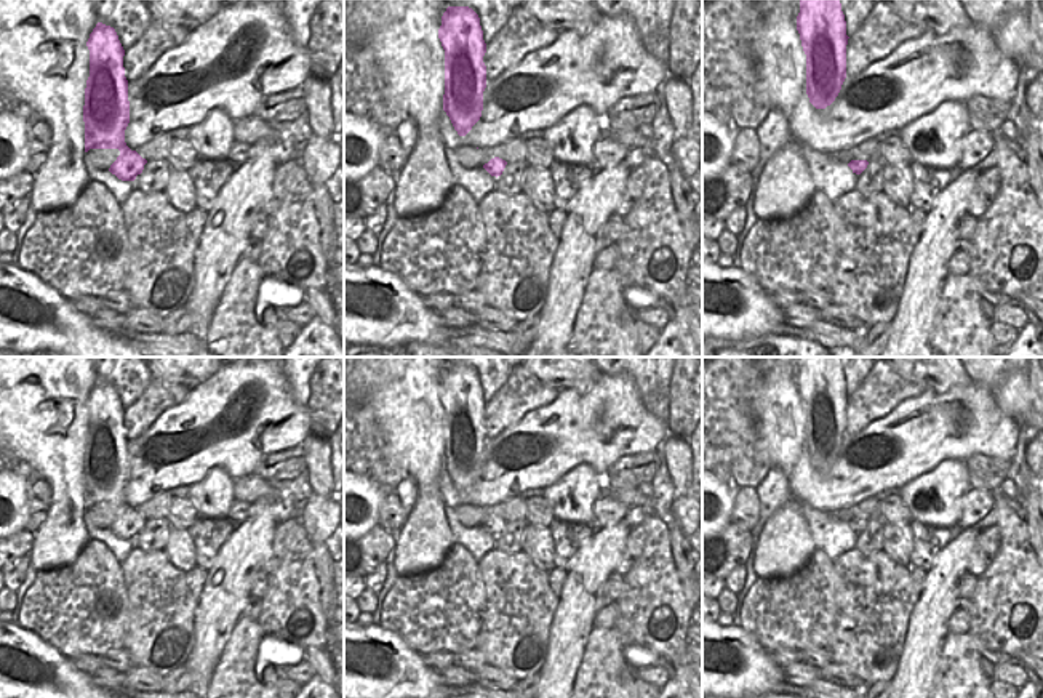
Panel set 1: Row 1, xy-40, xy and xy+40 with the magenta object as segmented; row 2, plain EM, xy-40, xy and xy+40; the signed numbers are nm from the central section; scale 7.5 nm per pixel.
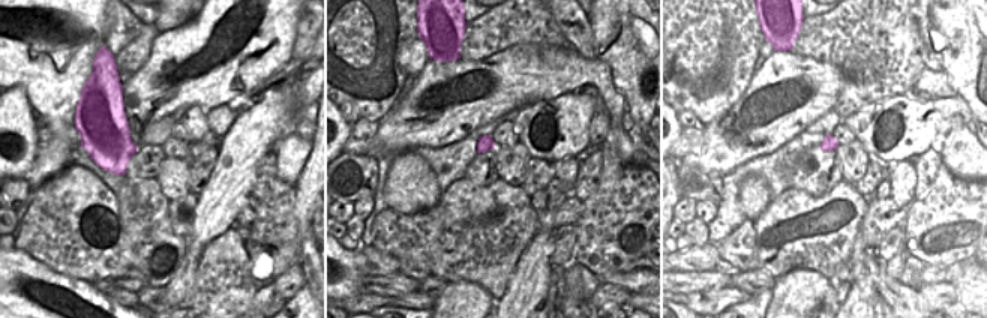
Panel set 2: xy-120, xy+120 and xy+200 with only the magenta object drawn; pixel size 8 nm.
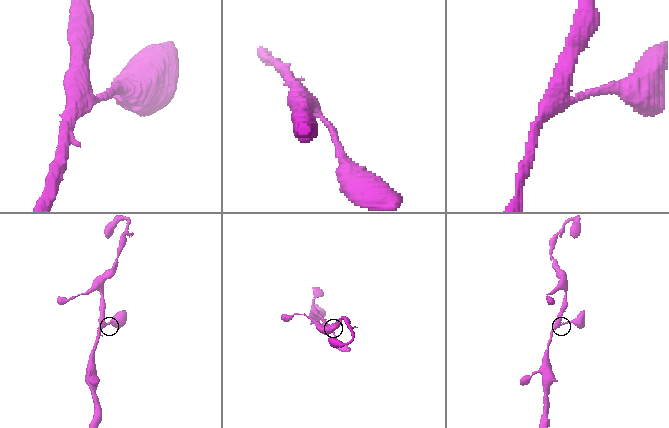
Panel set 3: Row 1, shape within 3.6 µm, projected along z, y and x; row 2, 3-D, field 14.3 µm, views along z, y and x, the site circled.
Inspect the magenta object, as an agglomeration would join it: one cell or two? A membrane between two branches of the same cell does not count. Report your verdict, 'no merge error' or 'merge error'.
no merge error

